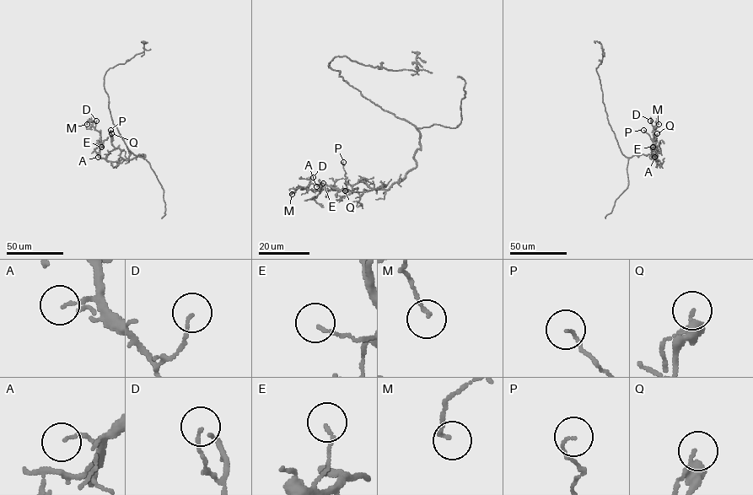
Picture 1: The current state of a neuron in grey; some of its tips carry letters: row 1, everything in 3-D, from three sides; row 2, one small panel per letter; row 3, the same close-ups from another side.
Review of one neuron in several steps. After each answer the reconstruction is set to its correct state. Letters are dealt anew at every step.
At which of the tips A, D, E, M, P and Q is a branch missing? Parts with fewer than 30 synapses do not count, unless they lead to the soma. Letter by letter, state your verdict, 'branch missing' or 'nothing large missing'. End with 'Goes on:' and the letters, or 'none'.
A: nothing large missing
D: nothing large missing
E: nothing large missing
M: nothing large missing
P: nothing large missing
Q: nothing large missing
Goes on: none

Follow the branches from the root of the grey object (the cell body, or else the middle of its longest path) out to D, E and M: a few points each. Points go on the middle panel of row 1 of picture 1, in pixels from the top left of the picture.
D: (378, 105), (418, 130), (416, 166), (388, 189), (366, 191), (320, 191), (313, 177)
E: (378, 105), (418, 130), (416, 166), (388, 189), (352, 191), (322, 185), (320, 191), (323, 183)
M: (378, 105), (418, 130), (416, 166), (388, 189), (320, 191), (321, 185), (310, 183), (292, 194)

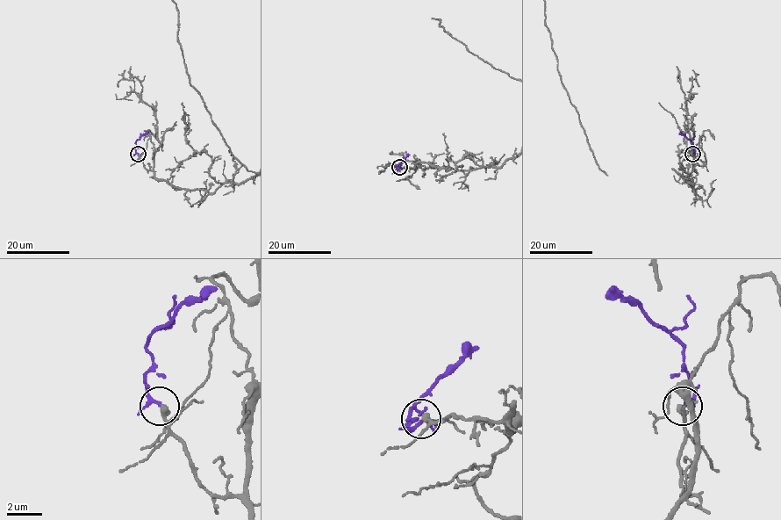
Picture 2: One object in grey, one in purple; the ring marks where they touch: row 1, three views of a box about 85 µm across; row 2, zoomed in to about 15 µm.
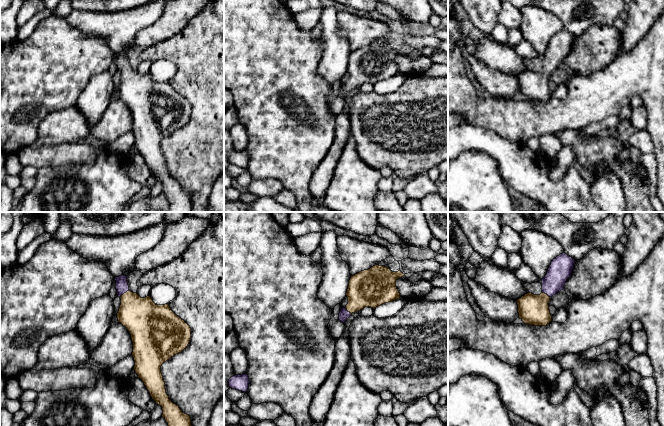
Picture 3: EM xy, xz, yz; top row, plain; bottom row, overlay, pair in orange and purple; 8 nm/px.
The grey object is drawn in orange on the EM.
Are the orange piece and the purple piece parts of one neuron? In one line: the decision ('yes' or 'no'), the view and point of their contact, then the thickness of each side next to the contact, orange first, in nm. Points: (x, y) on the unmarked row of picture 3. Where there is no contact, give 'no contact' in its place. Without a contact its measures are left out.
yes; contact xy (124, 69); calibres 300 and 100 nm

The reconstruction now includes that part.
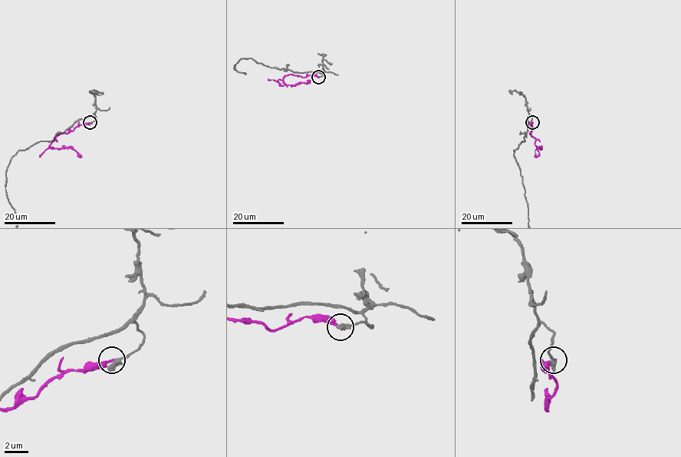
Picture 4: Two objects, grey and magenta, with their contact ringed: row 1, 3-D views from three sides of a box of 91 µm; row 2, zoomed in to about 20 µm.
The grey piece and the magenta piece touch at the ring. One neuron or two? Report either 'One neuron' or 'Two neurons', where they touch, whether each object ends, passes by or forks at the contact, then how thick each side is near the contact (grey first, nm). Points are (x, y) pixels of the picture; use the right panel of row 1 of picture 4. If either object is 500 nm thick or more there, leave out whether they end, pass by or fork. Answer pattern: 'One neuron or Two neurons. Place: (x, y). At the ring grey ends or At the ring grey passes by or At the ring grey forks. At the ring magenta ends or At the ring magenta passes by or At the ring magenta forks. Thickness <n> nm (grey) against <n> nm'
Two neurons. Place: (532, 122). At the ring grey ends. At the ring magenta ends. Thickness 440 nm (grey) against 260 nm

